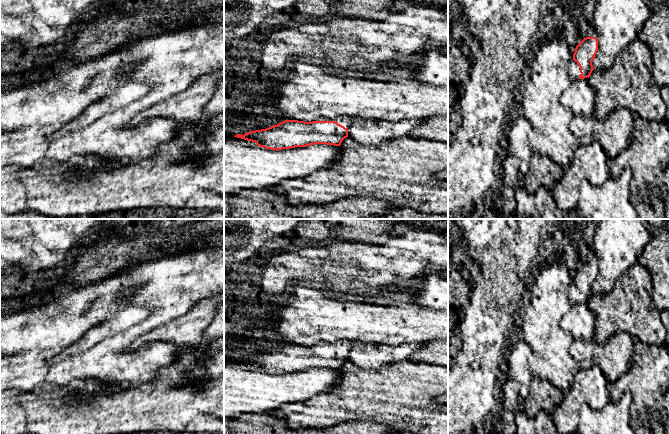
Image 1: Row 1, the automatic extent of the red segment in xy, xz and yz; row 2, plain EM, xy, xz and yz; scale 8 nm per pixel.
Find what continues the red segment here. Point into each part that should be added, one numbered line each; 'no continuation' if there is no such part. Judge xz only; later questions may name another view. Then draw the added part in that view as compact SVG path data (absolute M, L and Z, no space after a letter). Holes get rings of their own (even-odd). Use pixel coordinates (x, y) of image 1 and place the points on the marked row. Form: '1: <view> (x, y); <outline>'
1: xz (346, 121); M338 116L335 119L324 119L324 118L319 118L317 119L317 121L335 121L338 124L344 126L345 128L347 128L349 130L349 128L351 127L351 125L354 123L354 121L357 118L355 117L349 117L349 116Z

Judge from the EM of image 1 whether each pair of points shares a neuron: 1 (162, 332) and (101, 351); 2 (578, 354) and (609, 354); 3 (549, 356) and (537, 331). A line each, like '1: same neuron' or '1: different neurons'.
1: different neurons
2: same neuron
3: same neuron

